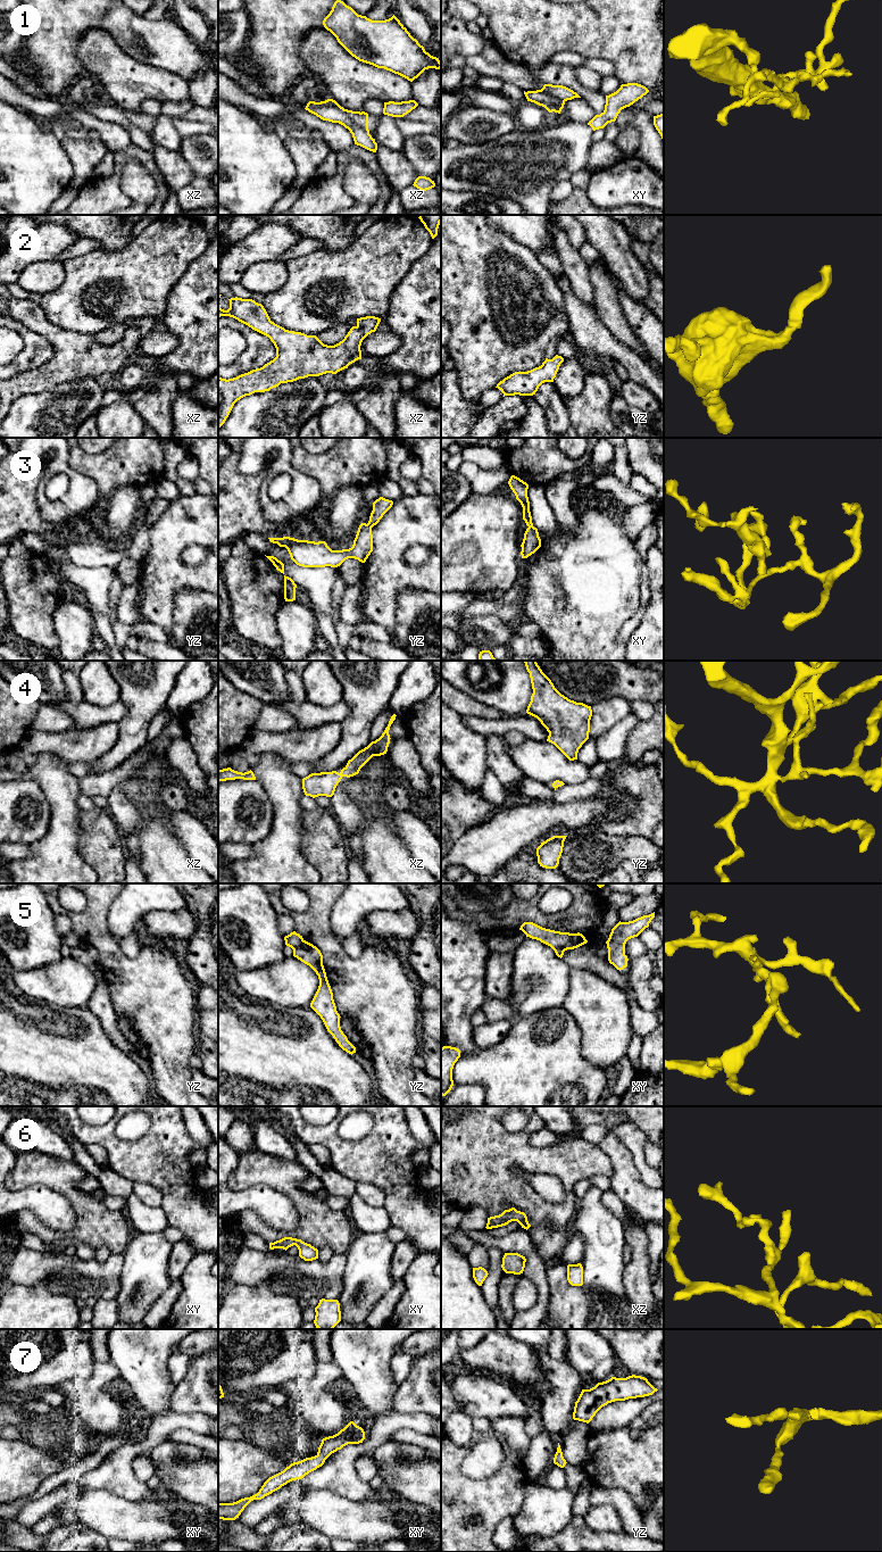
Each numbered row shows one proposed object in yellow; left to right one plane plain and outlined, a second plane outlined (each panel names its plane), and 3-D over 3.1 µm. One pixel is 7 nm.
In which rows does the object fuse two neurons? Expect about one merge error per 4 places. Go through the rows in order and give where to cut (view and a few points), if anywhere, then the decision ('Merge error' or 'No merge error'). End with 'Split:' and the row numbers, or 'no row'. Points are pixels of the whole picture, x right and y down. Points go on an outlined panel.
1: Split along xz (325, 100), (330, 105), (343, 109), (368, 133). Merge error
2: No split. No merge error
3: No split. No merge error
4: No split. No merge error
5: Split along yz (305, 940), (293, 949). Merge error
6: No split. No merge error
7: No split. No merge error
Split: 1, 5

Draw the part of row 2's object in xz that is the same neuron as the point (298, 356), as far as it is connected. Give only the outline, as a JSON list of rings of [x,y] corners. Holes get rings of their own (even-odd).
[[[218,293],[218,317],[230,316],[248,325],[252,330],[268,337],[276,348],[276,357],[260,368],[252,370],[233,379],[222,379],[218,376],[218,429],[225,423],[234,404],[246,396],[255,392],[269,391],[281,383],[293,382],[308,376],[319,376],[326,373],[336,374],[348,368],[358,359],[361,359],[360,346],[363,340],[375,332],[381,318],[366,316],[357,318],[357,325],[352,326],[342,341],[334,346],[324,345],[316,335],[307,335],[301,332],[285,330],[271,321],[266,309],[261,304],[252,299],[231,298],[230,308],[220,308]]]

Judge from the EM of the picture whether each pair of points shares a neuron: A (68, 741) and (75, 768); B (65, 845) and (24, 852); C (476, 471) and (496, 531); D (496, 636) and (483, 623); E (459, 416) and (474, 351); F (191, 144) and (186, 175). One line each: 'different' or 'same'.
A: different
B: different
C: different
D: same
E: different
F: different

